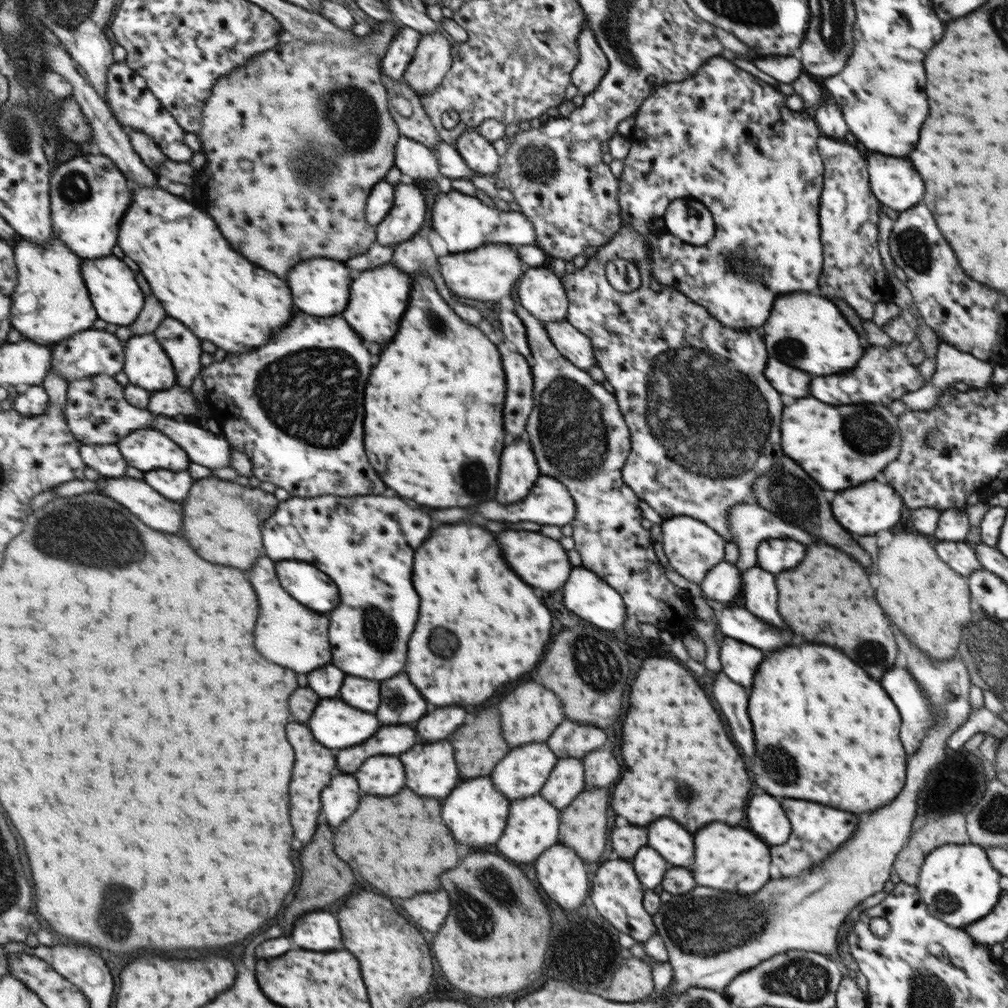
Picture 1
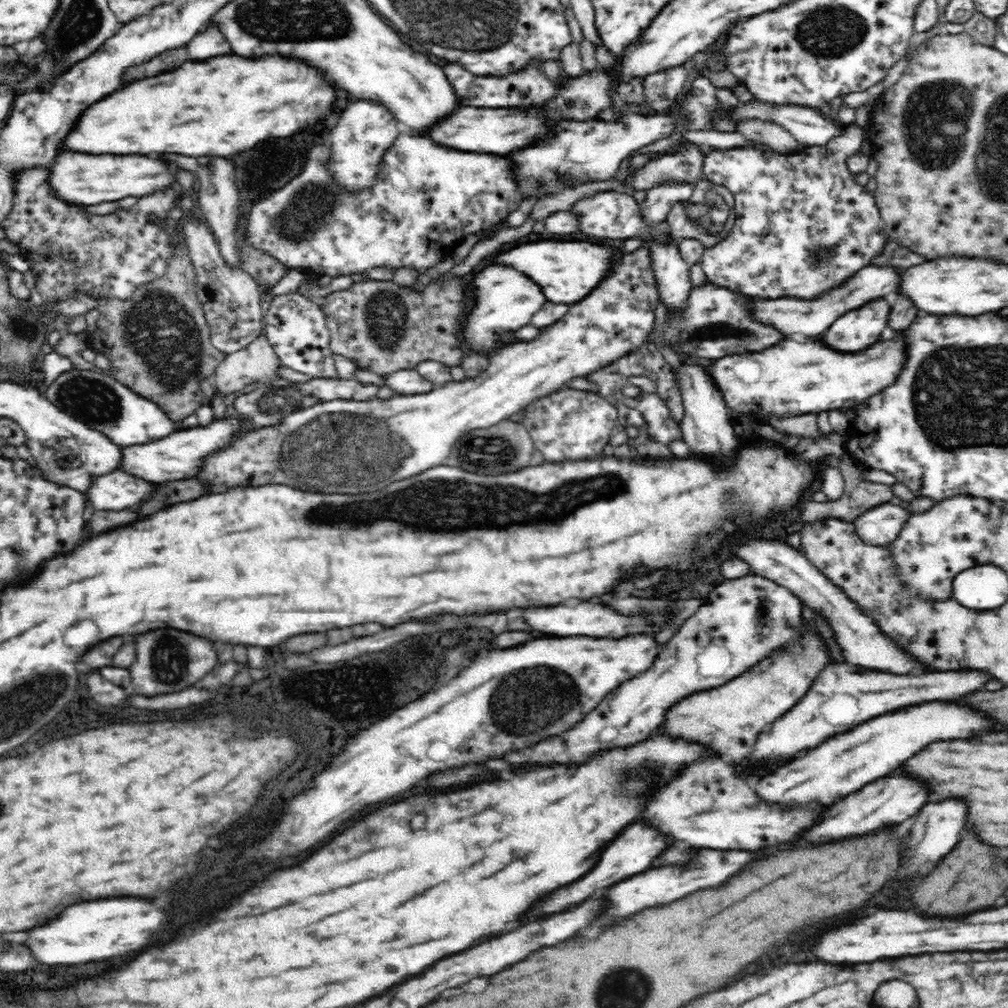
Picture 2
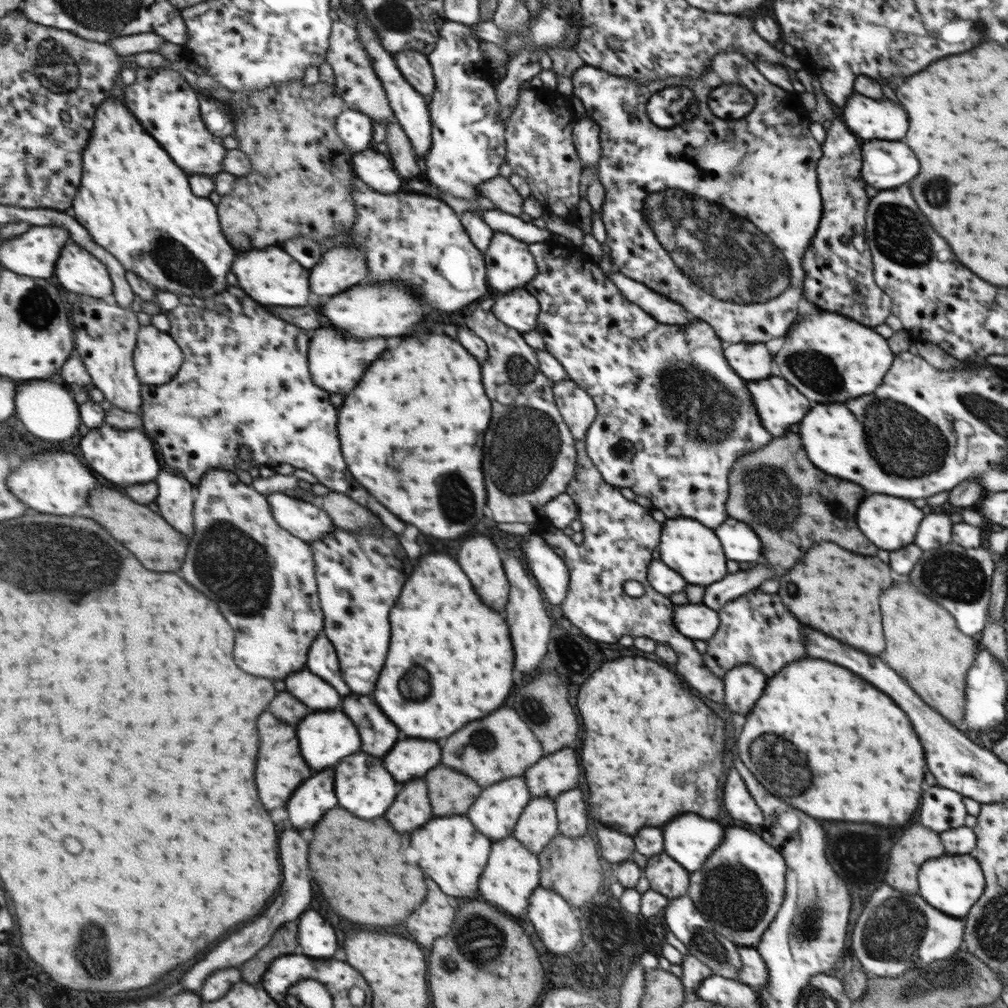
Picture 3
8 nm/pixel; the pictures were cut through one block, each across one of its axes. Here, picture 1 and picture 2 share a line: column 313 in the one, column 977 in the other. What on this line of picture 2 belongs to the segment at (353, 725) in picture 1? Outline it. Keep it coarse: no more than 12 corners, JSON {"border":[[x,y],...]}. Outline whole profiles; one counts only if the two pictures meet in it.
{"border":[[926,702],[832,736],[762,778],[784,808],[830,806],[986,718]]}

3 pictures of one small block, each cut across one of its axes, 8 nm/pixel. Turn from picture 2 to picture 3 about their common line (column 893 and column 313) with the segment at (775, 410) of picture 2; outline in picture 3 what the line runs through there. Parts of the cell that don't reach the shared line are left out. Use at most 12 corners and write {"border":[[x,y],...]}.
{"border":[[319,328],[309,352],[313,382],[347,394],[385,342]]}

